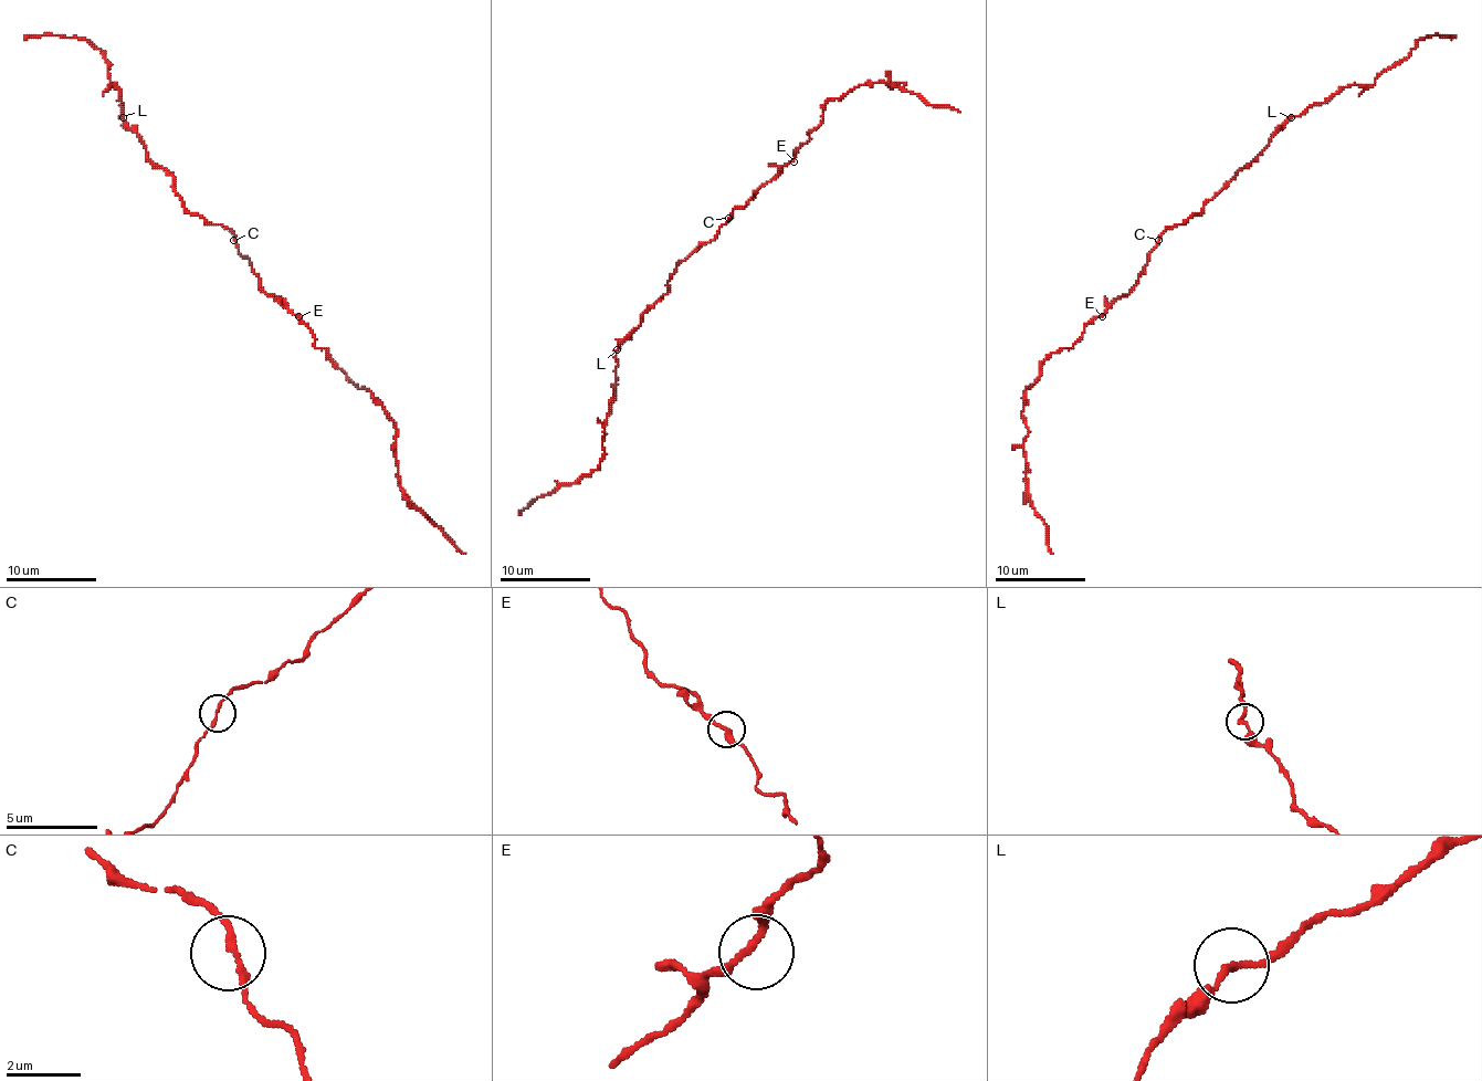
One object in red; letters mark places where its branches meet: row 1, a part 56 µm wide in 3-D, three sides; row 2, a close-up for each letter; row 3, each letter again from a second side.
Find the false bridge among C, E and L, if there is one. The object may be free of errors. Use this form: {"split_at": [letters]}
{"split_at": []}

